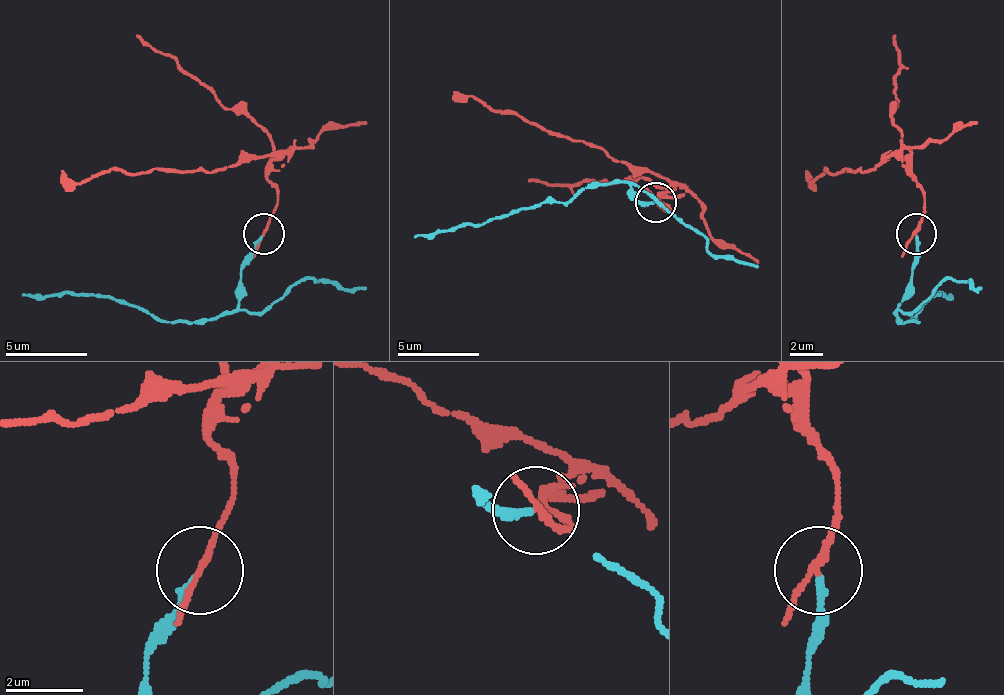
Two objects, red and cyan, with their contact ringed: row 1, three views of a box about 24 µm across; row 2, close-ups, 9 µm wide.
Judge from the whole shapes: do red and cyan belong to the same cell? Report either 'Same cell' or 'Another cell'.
Another cell

